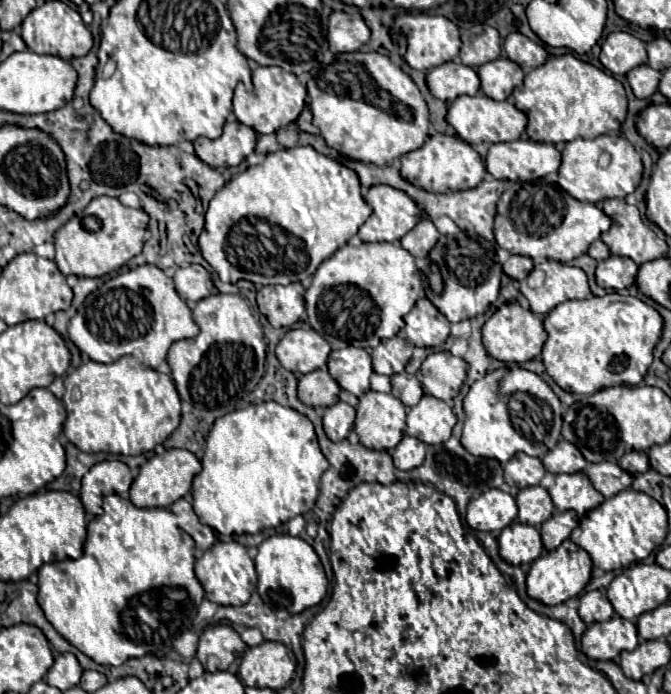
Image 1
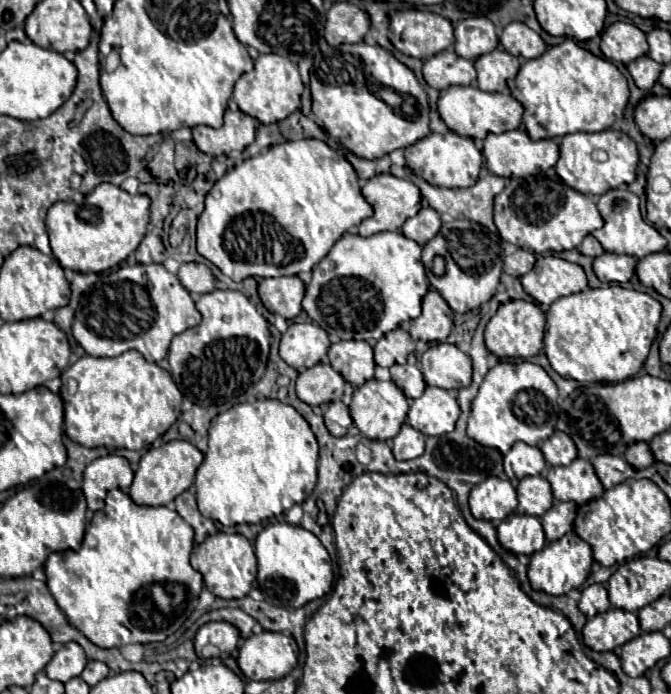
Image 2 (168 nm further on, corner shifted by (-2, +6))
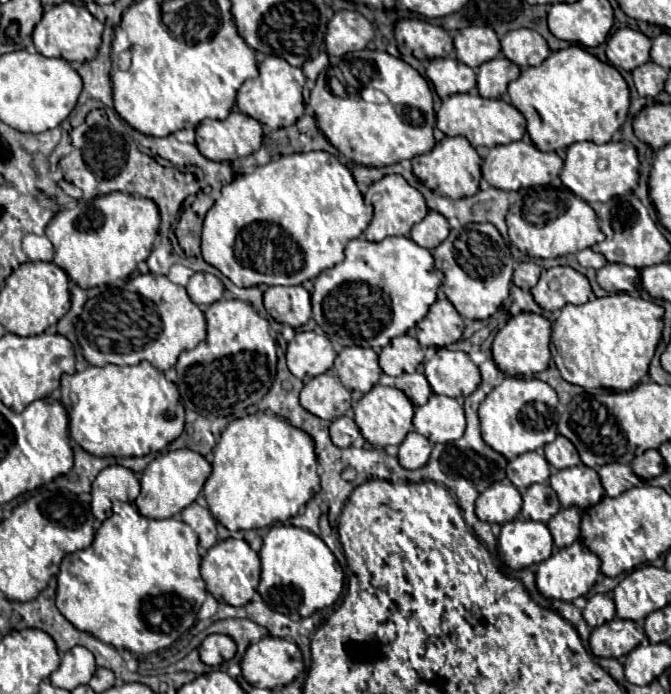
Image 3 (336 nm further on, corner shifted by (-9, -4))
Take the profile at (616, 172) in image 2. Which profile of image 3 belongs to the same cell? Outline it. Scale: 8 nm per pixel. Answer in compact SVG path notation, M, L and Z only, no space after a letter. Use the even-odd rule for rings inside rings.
M609 141L603 145L595 143L573 143L567 149L565 165L561 171L563 185L587 203L607 201L615 195L625 195L637 187L639 181L639 159L637 151L627 141Z

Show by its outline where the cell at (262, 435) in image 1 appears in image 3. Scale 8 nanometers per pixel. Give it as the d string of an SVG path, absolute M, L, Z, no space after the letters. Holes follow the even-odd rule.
M257 413L235 419L217 441L213 473L202 493L213 517L229 531L261 529L295 517L319 493L315 443L285 419Z

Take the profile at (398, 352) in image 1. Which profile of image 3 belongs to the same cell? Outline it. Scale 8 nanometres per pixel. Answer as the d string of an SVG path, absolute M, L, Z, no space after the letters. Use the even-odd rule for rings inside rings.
M403 335L397 339L391 339L387 347L379 353L379 365L383 373L397 377L401 373L413 373L417 365L423 361L423 349L417 343L415 337Z

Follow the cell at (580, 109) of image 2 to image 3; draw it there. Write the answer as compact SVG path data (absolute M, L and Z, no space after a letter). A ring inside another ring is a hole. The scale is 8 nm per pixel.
M579 45L553 51L541 65L523 69L519 79L509 83L509 97L511 103L525 115L531 141L541 151L557 151L579 141L607 143L611 141L613 133L621 129L629 111L629 87L621 73L615 67L599 61Z

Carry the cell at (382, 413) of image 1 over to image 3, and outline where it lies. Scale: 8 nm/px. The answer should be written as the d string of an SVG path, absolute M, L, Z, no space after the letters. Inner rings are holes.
M375 385L369 393L365 393L359 403L353 407L353 417L357 427L361 429L361 435L375 447L387 447L387 445L401 445L405 435L413 429L413 403L403 395L403 391L395 387L383 387Z

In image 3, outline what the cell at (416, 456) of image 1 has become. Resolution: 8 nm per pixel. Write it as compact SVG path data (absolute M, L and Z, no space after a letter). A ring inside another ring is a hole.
M411 431L405 437L405 441L399 445L397 457L405 469L419 469L427 463L431 449L433 449L433 445L427 439L423 439L423 435L419 435L417 431Z

